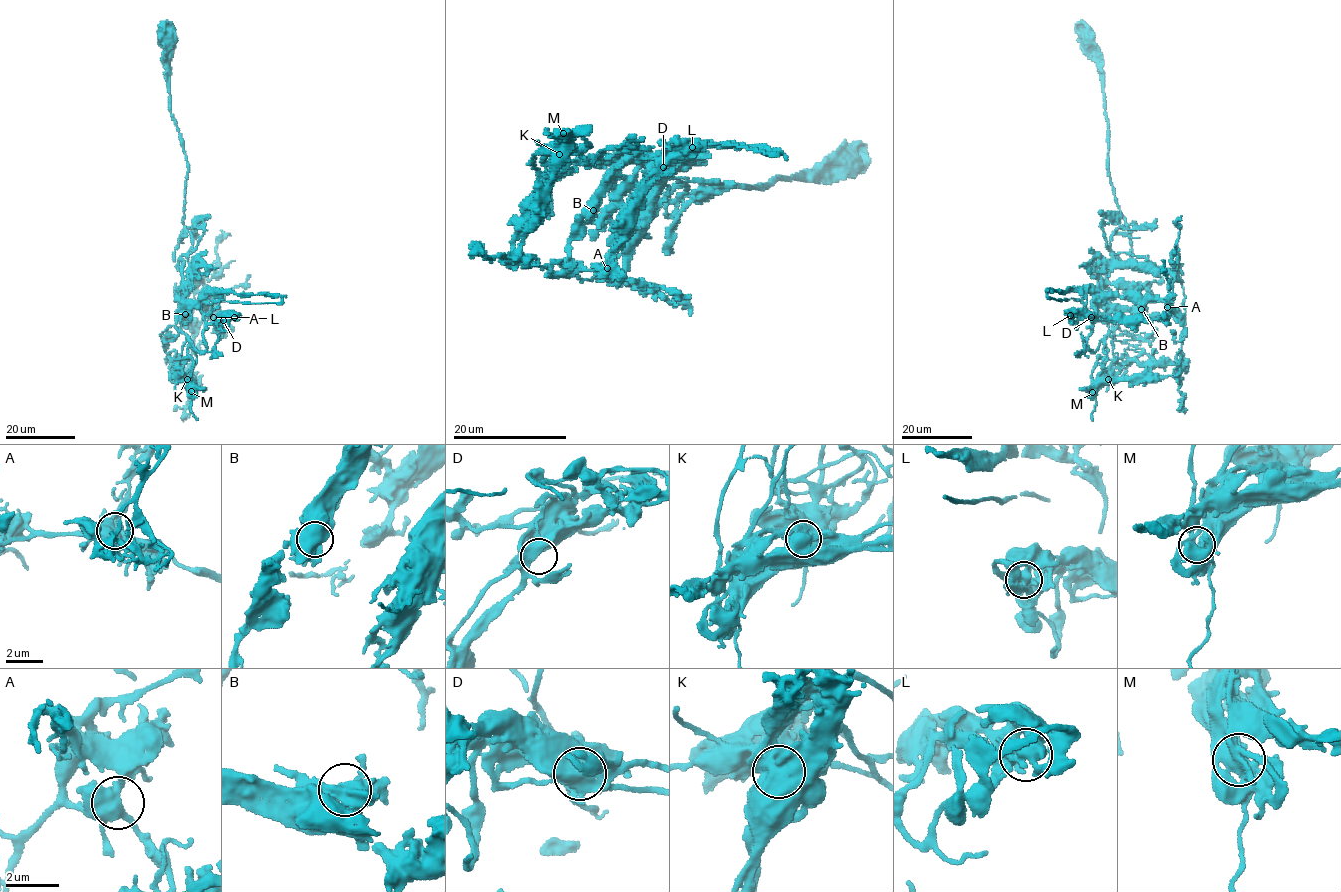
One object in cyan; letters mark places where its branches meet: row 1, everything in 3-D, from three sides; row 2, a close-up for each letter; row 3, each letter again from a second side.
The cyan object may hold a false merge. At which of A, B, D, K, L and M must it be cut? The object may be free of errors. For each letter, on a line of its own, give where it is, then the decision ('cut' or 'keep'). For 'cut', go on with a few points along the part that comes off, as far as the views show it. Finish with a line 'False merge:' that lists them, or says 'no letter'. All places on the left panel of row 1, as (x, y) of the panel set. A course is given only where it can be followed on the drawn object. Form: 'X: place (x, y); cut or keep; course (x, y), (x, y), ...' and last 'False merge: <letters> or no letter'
A: place (213, 317); keep
B: place (185, 314); keep
D: place (223, 320); keep
K: place (187, 379); keep
L: place (234, 317); keep
M: place (191, 391); cut; course (191, 392), (193, 360), (190, 357), (176, 360)
False merge: M

